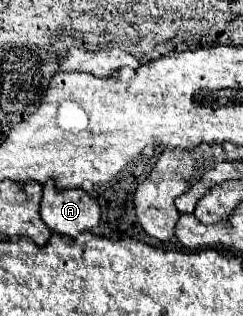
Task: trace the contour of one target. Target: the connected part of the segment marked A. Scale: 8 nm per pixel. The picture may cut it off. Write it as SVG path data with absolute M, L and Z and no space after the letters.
M51 180L43 184L41 218L53 232L79 236L99 224L101 210L83 188L59 190Z

